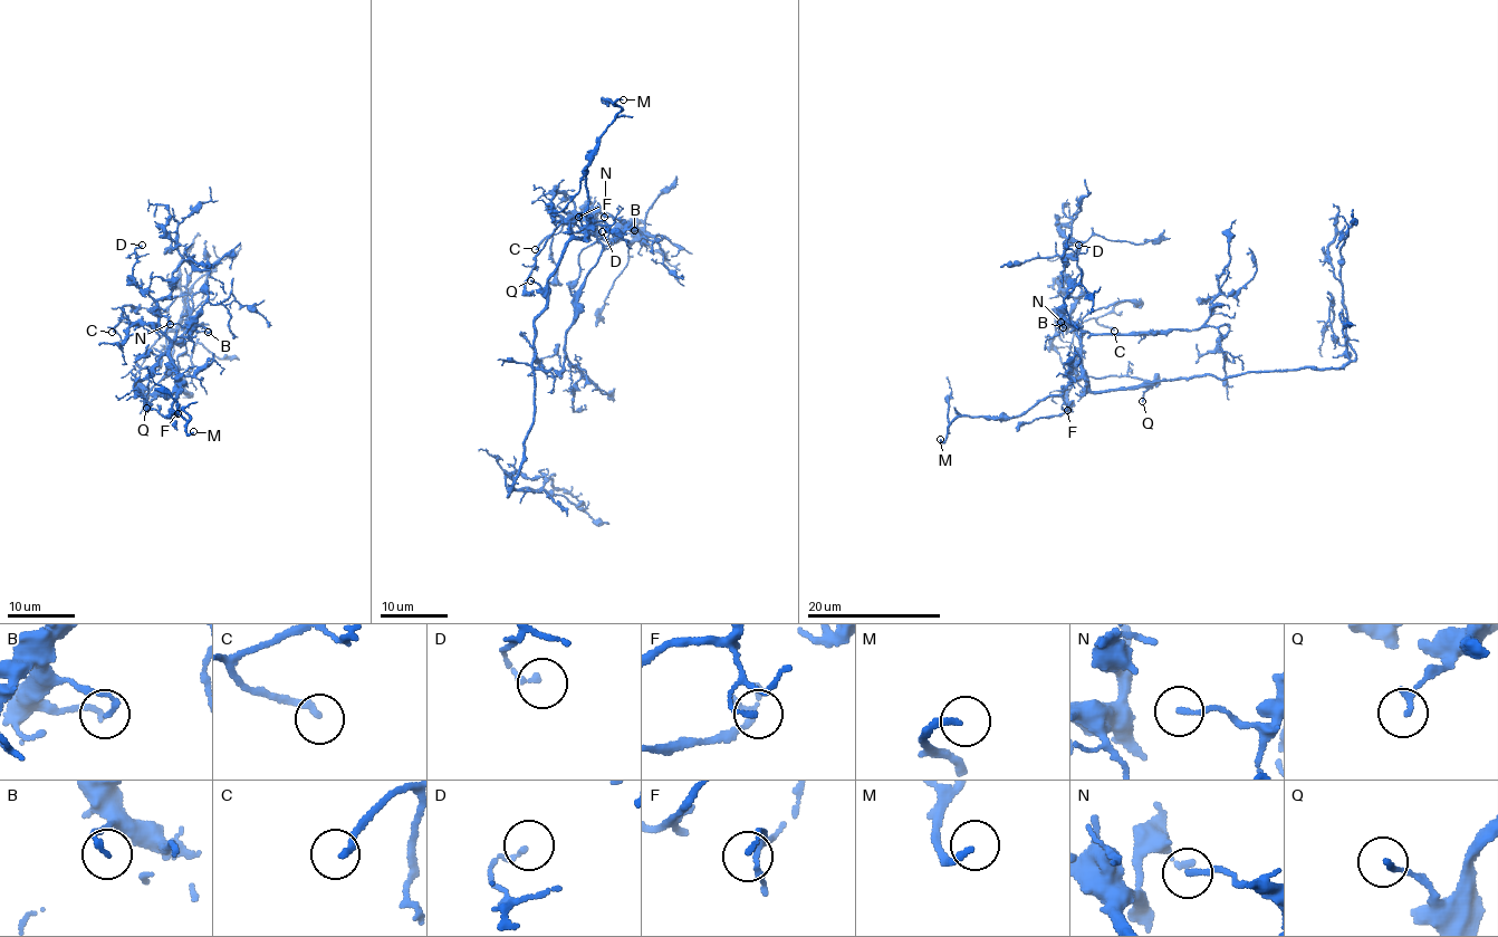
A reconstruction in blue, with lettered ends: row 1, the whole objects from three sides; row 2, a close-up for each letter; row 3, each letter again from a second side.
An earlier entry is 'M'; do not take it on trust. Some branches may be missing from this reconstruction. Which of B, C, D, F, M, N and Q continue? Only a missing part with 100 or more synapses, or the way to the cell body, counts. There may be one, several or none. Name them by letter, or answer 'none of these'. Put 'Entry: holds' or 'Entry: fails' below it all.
M
Entry: holds

